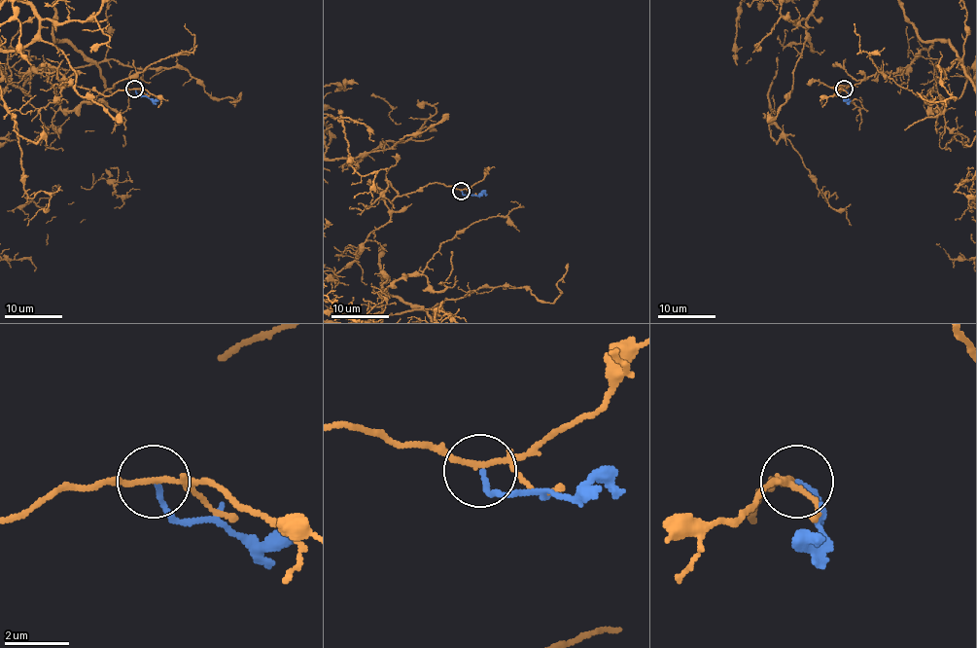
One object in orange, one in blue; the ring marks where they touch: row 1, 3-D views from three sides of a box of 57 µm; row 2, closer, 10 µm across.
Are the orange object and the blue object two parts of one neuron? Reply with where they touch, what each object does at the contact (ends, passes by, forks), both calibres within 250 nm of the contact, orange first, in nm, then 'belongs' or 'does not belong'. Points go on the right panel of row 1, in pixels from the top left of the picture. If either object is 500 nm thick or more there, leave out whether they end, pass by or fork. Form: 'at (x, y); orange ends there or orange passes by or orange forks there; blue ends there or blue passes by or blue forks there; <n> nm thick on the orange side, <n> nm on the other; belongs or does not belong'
at (844, 89); orange passes by; blue ends there; 150 nm thick on the orange side, 140 nm on the other; belongs

